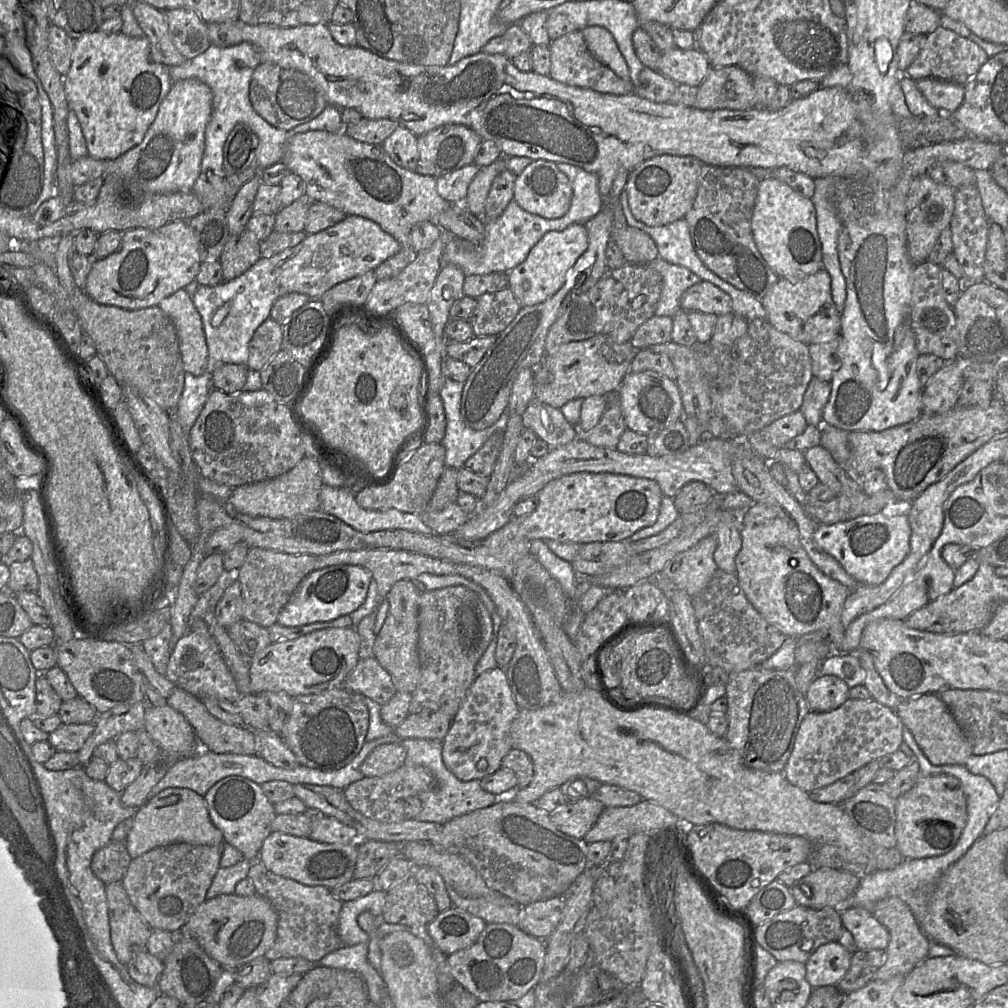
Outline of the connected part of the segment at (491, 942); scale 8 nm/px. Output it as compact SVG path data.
M486 923L477 940L469 947L447 956L448 966L455 982L473 994L479 1002L511 1002L523 997L540 982L546 955L546 943L520 927L507 923Z

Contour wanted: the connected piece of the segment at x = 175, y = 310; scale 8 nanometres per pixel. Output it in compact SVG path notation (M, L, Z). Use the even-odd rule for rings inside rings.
M181 288L158 306L176 328L185 372L202 375L207 369L208 347L202 319L191 296Z

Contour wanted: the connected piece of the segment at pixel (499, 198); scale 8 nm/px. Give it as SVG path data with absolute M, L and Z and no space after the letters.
M503 170L493 181L489 191L482 222L485 224L495 221L501 216L508 204L514 200L516 175Z

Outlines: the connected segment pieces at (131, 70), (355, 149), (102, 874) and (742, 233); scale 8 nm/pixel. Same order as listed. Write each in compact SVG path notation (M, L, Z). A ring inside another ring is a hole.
M99 30L75 40L71 67L64 76L64 91L79 121L88 155L116 159L140 144L170 91L169 67L154 62L145 36L132 38Z
M315 130L294 134L280 162L303 179L306 197L311 202L330 205L347 216L369 219L399 243L399 252L374 270L377 280L398 275L416 258L410 242L412 227L424 221L437 225L439 214L452 204L438 195L435 178L398 166L381 145L357 141L344 132Z
M111 840L96 851L91 868L93 873L107 885L123 880L131 860L125 841Z
M703 164L697 195L684 216L694 249L703 264L735 288L761 300L781 278L763 259L751 229L759 179L748 168Z

